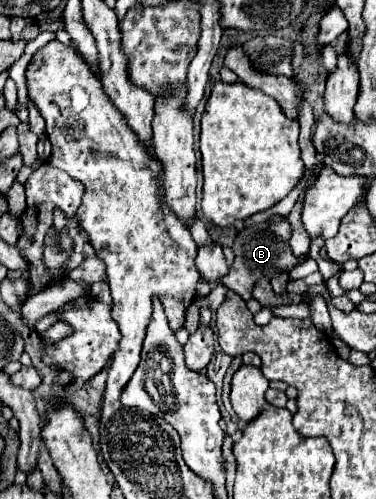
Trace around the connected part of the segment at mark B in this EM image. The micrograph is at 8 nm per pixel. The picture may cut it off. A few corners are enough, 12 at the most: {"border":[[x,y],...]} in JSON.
{"border":[[282,217],[244,227],[222,285],[252,299],[260,277],[290,273],[308,257],[290,249]]}

